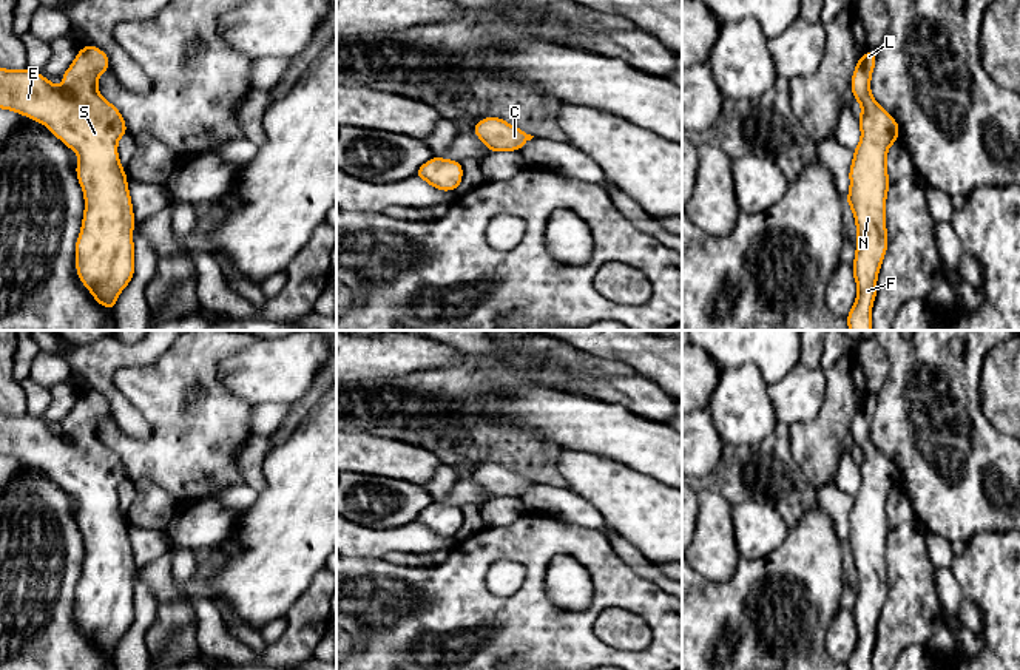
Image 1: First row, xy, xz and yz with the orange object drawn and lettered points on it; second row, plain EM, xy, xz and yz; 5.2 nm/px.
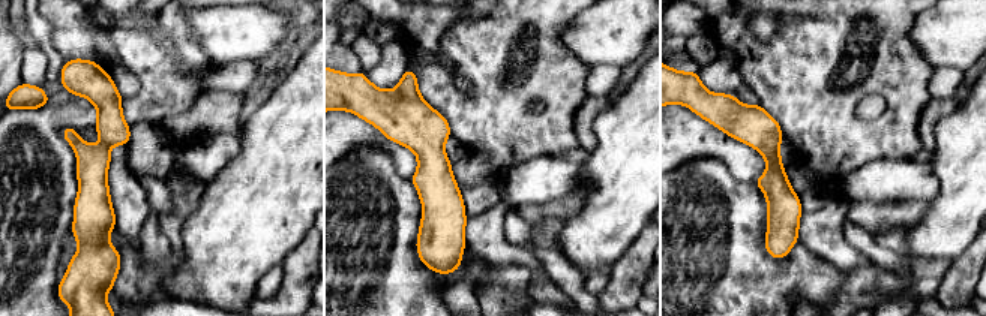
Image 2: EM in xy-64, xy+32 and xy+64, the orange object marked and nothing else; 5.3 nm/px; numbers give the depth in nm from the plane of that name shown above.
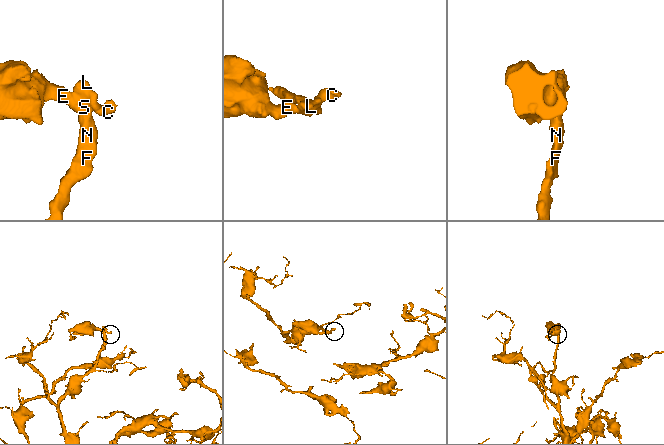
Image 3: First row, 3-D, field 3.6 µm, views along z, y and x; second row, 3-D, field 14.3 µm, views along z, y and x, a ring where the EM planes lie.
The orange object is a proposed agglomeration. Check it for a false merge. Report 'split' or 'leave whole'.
leave whole

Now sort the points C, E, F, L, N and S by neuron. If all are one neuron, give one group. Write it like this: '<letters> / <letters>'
C E F L N S

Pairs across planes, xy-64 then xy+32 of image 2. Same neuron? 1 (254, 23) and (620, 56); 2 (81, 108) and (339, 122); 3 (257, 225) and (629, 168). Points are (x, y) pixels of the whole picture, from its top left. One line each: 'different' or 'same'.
1: same
2: different
3: same

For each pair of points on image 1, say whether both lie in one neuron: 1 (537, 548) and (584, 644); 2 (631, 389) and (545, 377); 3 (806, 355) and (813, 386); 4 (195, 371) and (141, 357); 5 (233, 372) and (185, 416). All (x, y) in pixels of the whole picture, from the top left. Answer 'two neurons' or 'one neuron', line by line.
1: one neuron
2: one neuron
3: two neurons
4: two neurons
5: two neurons

